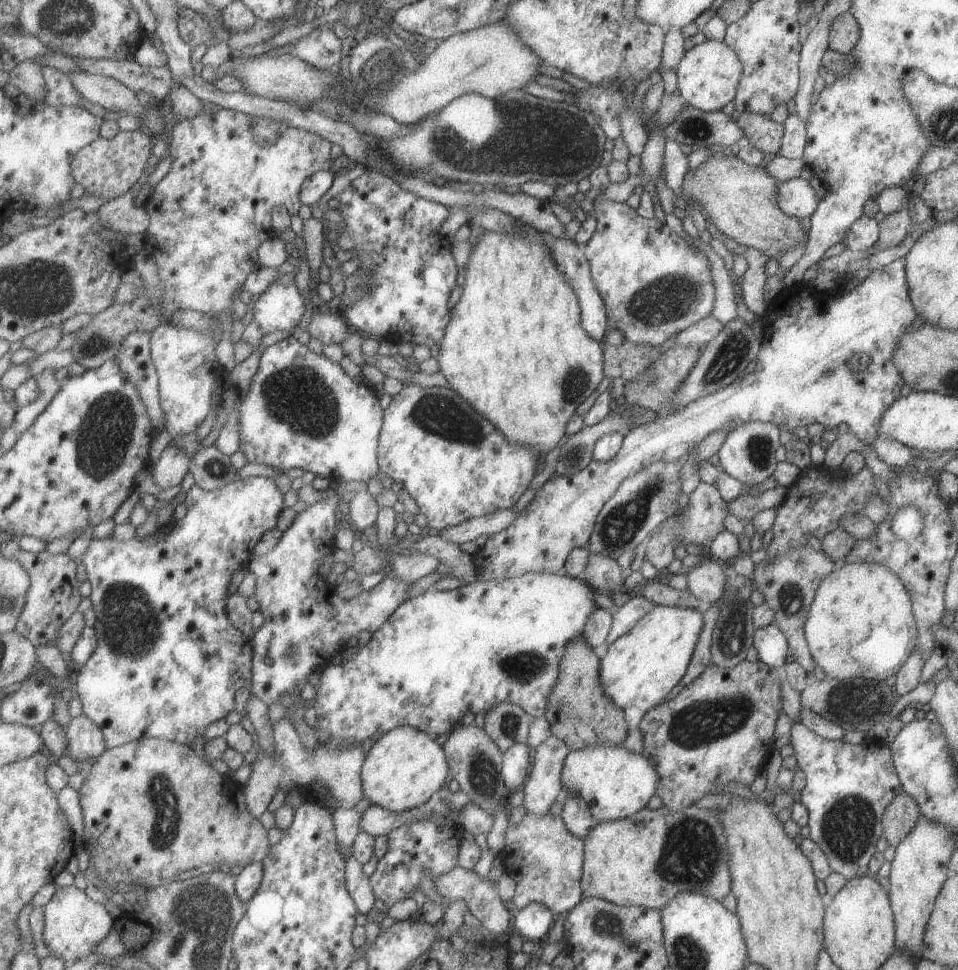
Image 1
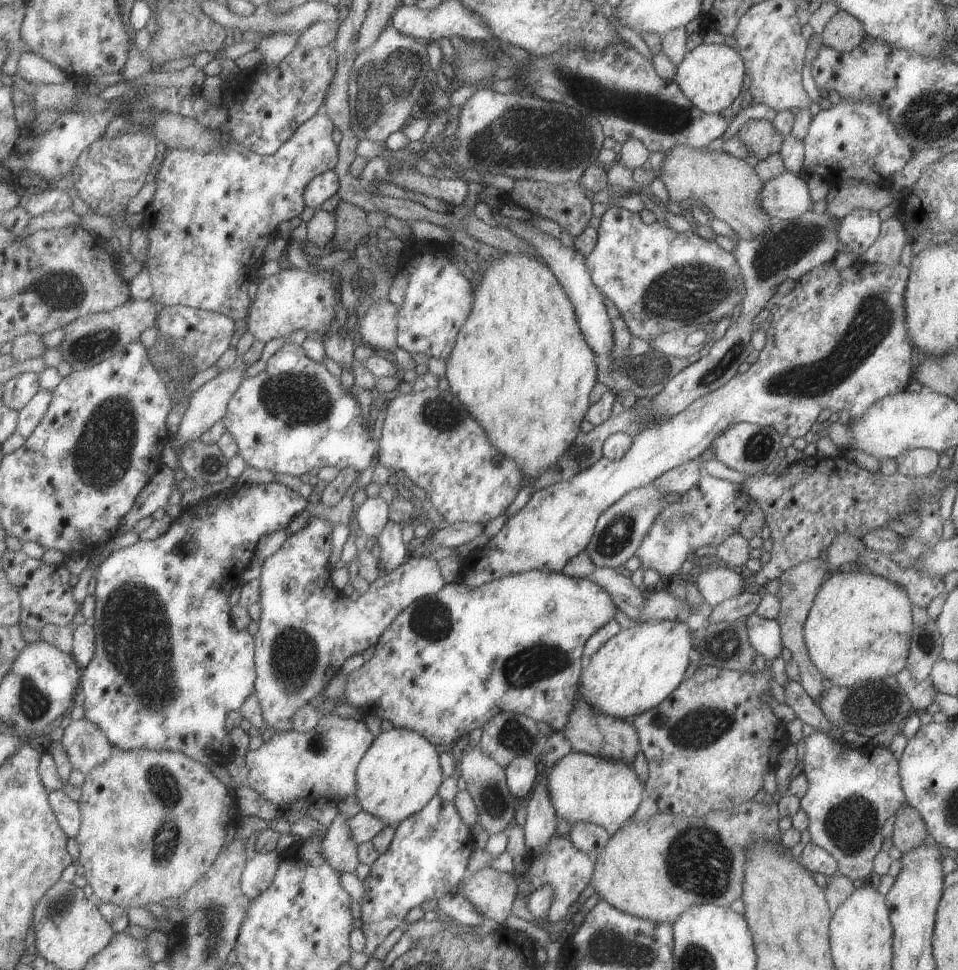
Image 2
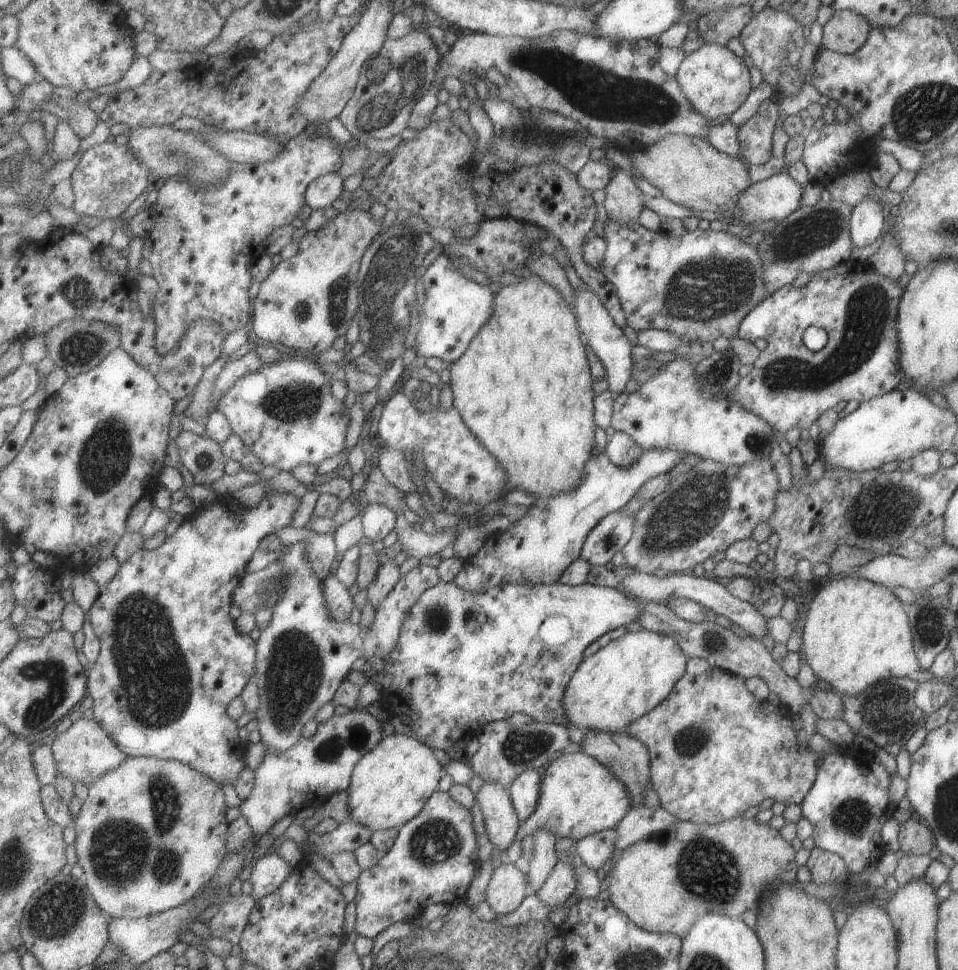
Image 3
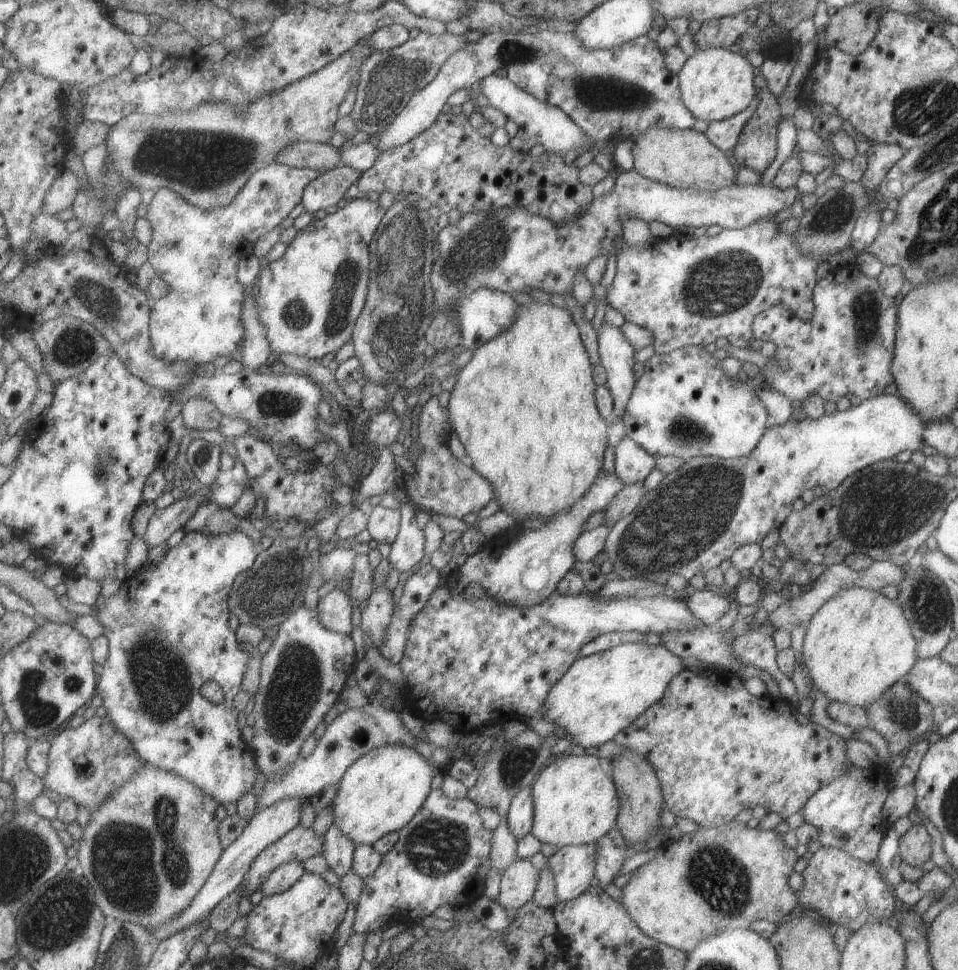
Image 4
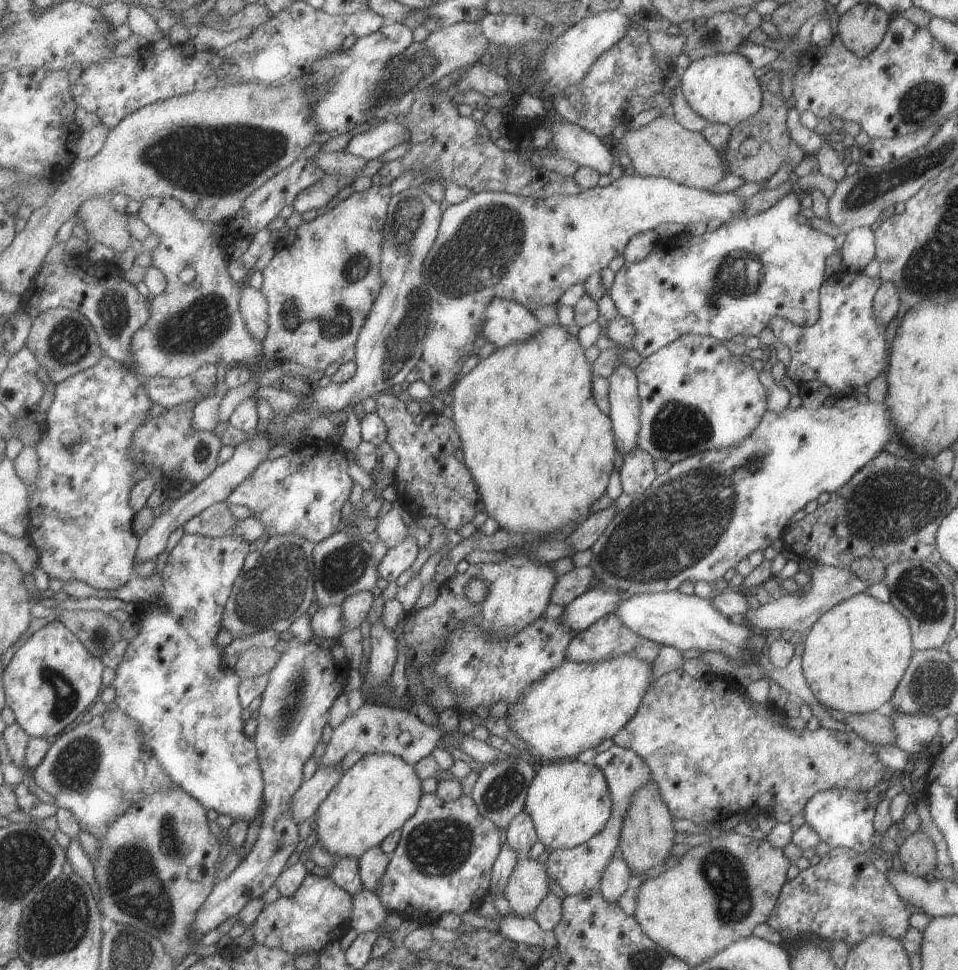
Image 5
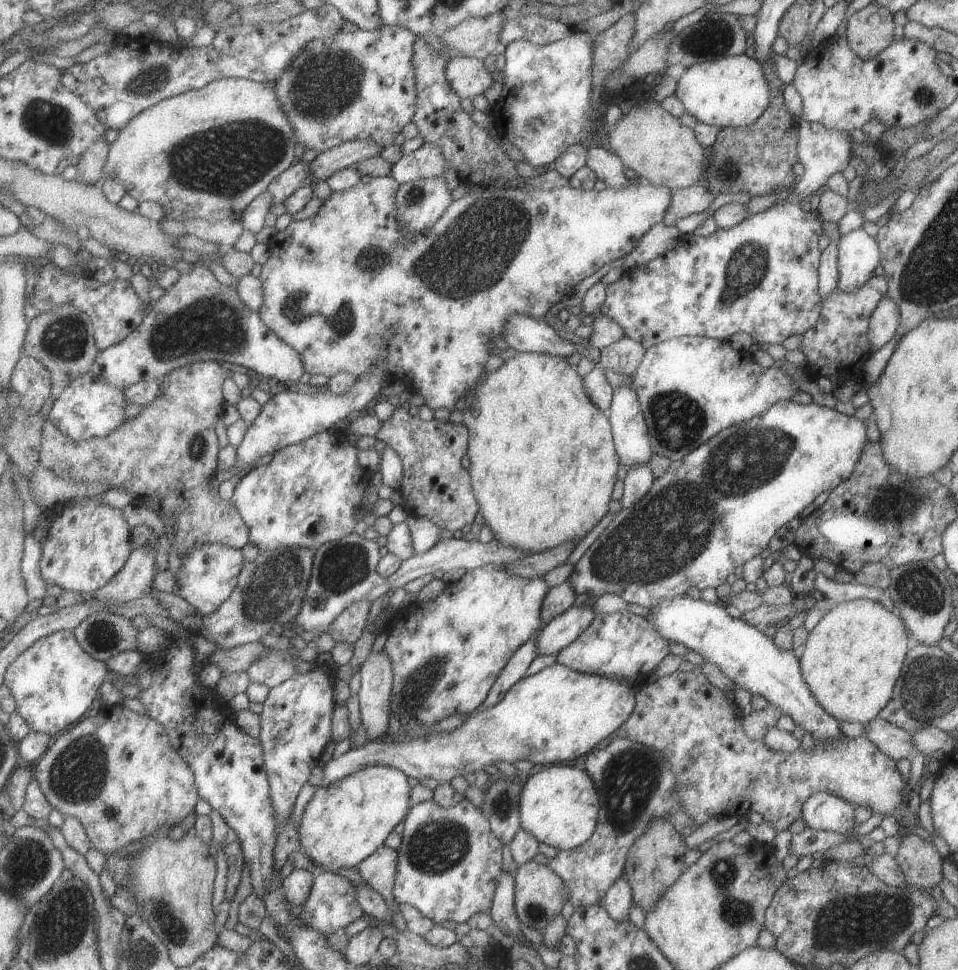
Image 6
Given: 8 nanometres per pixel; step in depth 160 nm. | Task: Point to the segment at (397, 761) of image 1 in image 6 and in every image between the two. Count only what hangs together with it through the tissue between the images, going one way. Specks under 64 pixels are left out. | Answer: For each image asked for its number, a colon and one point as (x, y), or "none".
2: (400, 774)
3: (390, 785)
4: (381, 792)
5: (376, 795)
6: (345, 822)

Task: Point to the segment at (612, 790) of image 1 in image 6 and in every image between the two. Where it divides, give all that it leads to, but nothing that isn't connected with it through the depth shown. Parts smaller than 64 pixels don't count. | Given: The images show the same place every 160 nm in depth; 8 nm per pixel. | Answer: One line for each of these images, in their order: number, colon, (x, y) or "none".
2: (582, 788)
3: (578, 796)
4: (575, 802)
5: (568, 802)
6: (558, 806)

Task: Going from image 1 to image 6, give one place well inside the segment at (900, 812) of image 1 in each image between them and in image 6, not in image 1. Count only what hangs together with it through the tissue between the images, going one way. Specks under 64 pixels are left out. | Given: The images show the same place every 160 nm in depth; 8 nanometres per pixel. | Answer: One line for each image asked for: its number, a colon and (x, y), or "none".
2: (908, 831)
3: (914, 837)
4: (914, 847)
5: (917, 854)
6: (918, 861)

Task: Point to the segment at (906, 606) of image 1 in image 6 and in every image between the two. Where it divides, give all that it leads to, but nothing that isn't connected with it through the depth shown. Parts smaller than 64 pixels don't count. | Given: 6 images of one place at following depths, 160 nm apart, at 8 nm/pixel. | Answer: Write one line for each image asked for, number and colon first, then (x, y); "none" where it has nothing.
2: (858, 629)
3: (856, 633)
4: (859, 643)
5: (854, 654)
6: (851, 658)

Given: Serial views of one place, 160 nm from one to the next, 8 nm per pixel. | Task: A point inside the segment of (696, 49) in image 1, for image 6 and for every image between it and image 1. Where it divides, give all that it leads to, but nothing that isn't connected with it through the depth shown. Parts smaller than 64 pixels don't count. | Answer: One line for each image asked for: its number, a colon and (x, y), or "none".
2: (710, 76)
3: (715, 81)
4: (715, 83)
5: (723, 88)
6: (732, 91)

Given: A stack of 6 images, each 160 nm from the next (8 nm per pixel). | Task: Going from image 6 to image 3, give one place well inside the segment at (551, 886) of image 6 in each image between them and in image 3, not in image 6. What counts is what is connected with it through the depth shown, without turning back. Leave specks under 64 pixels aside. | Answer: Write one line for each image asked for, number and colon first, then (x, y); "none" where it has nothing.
3: (505, 891)
4: (518, 881)
5: (527, 886)

